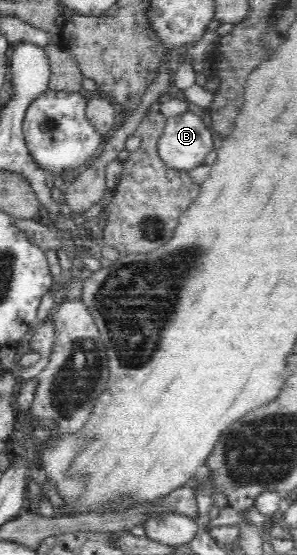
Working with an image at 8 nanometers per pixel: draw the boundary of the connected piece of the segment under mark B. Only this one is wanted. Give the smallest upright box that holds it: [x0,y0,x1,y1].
[157,107,214,170]

